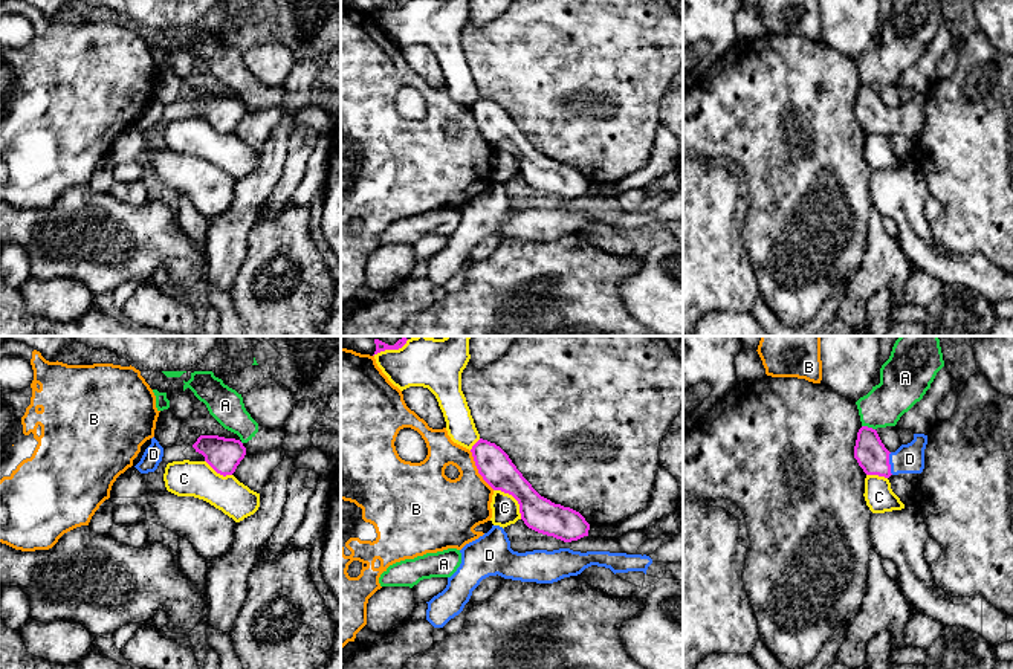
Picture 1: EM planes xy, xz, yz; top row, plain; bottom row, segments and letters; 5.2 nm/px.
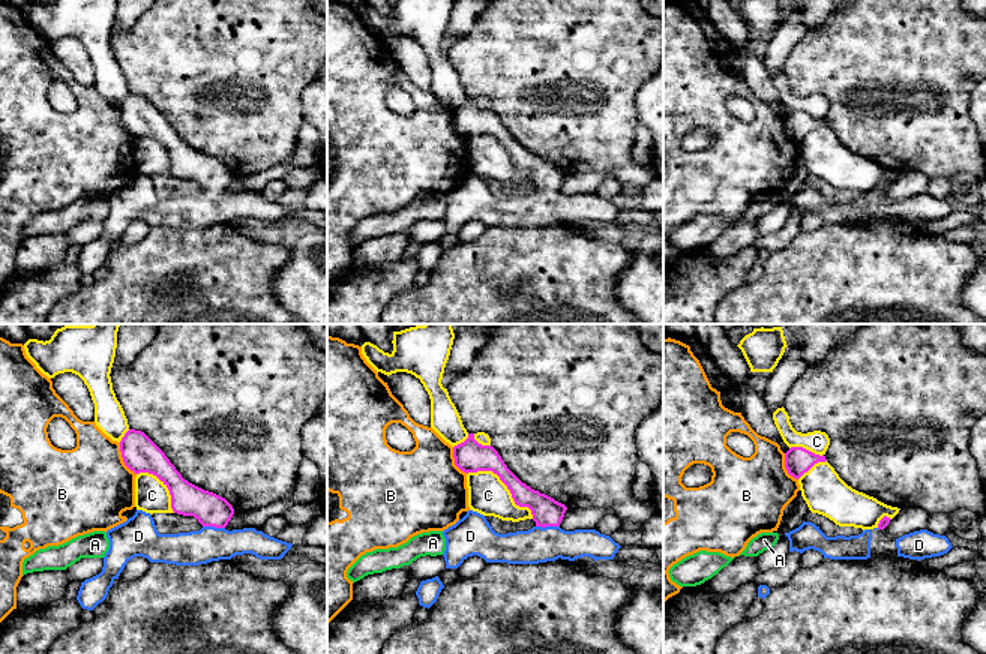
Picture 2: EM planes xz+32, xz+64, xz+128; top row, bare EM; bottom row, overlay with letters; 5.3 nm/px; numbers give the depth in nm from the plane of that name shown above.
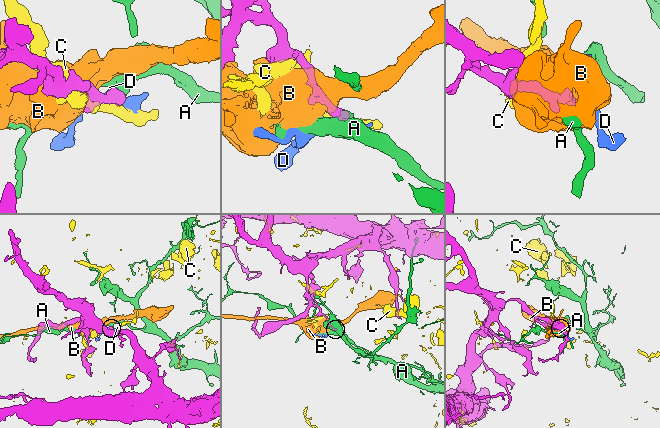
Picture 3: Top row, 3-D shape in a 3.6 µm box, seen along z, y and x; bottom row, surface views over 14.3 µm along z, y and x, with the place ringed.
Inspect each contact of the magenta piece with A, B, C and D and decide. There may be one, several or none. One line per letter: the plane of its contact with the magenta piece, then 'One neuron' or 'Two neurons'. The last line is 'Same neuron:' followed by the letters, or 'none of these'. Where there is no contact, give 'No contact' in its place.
A: Touches magenta in yz. Two neurons
B: Touches magenta in xz. Two neurons
C: Touches magenta in xz. Two neurons
D: Touches magenta in yz. One neuron
Same neuron: D

